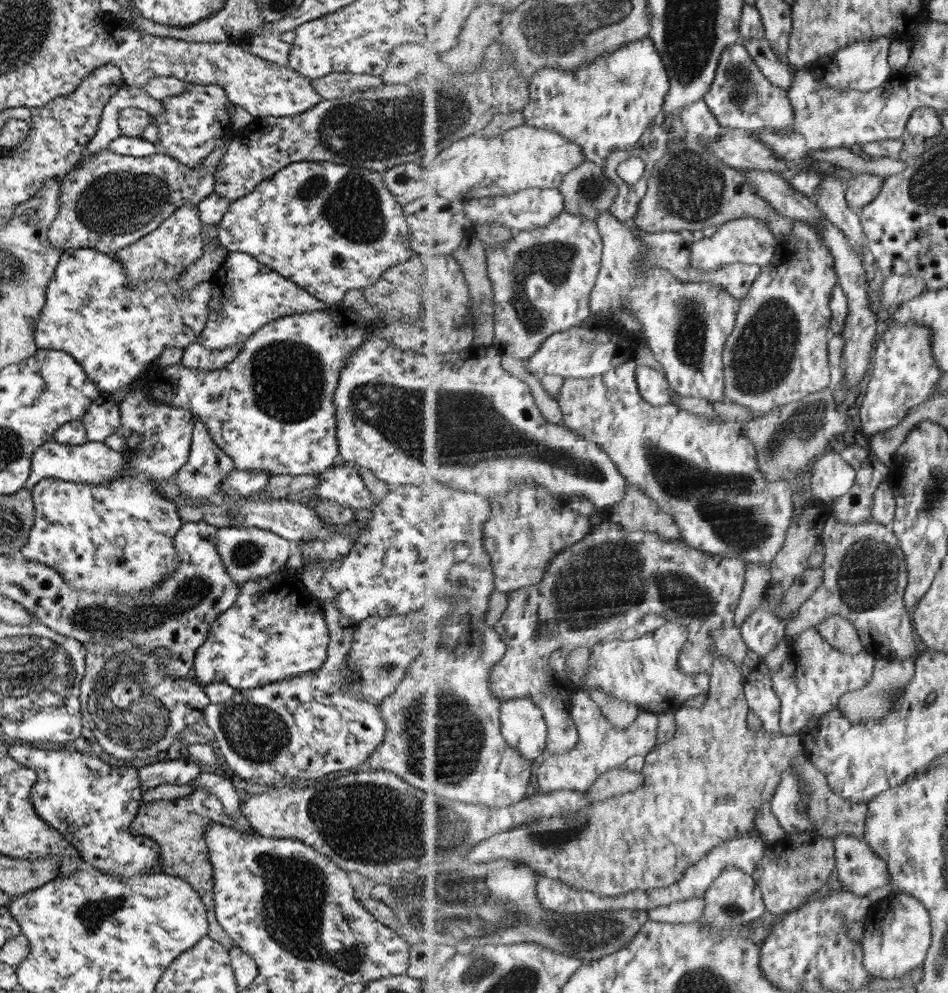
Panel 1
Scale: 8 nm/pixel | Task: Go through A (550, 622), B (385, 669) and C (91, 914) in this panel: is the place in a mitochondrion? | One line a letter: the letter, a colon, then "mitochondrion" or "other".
A: mitochondrion
B: mitochondrion
C: mitochondrion

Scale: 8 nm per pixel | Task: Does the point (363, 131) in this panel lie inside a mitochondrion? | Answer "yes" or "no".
yes

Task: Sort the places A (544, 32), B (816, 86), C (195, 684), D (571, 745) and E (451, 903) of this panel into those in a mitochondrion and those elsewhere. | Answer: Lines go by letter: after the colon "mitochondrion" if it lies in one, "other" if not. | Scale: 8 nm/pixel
A: mitochondrion
B: other
C: other
D: other
E: mitochondrion

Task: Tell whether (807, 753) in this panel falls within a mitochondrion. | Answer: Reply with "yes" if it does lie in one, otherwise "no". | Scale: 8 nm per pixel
no

